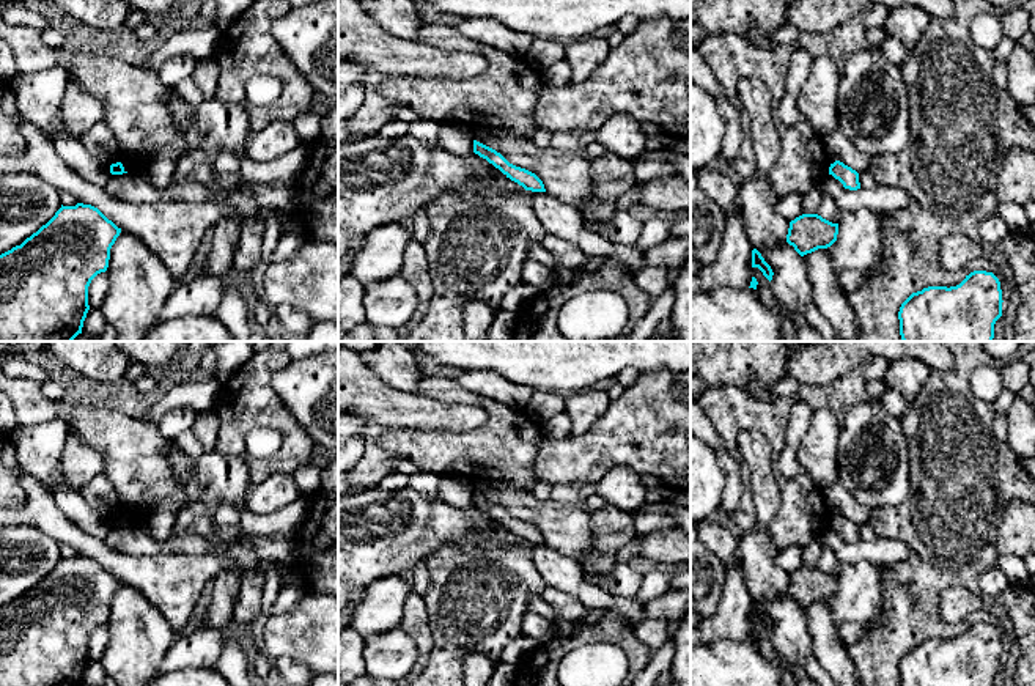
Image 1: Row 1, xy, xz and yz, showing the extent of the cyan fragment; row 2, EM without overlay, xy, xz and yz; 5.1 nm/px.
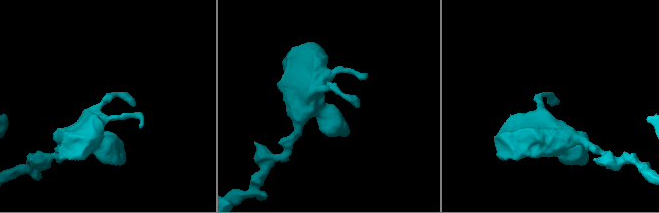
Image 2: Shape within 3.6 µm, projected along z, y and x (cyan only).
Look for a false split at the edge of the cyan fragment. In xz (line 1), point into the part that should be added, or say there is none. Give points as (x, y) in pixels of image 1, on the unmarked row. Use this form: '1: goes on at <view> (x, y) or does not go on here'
1: does not go on here

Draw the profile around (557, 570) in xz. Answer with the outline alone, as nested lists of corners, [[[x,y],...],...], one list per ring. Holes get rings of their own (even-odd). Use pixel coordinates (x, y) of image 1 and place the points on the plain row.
[[[525,543],[538,573],[547,587],[576,596],[588,610],[612,609],[623,620],[639,623],[645,620],[643,604],[634,598],[609,595],[596,585],[584,581],[580,562],[549,548],[547,544]]]

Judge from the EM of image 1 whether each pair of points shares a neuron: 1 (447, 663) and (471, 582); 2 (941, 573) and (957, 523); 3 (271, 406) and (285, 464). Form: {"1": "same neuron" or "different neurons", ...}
{"1": "same neuron", "2": "same neuron", "3": "same neuron"}

